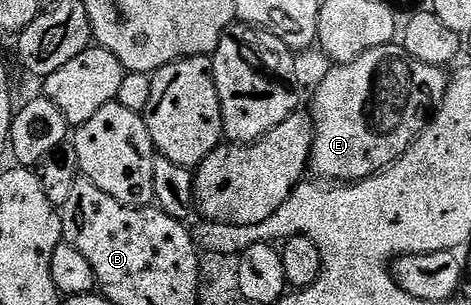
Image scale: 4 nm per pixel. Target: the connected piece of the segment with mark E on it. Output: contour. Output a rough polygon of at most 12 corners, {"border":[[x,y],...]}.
{"border":[[396,42],[330,66],[311,171],[357,183],[425,130],[447,75]]}

